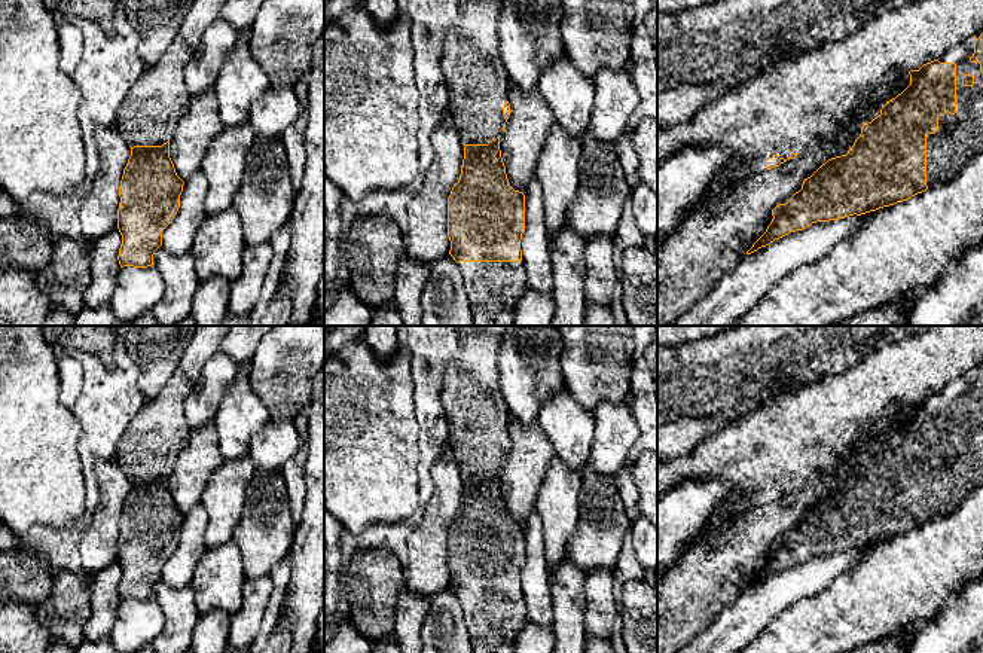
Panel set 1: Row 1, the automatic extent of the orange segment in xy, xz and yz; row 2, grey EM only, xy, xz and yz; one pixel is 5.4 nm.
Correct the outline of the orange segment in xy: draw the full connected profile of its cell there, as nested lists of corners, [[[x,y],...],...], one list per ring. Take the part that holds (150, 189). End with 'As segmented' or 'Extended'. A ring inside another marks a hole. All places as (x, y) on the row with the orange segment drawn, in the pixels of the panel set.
[[[170,140],[162,146],[131,147],[119,186],[120,268],[153,265],[162,232],[180,208],[183,184],[170,158]]]. As segmented

